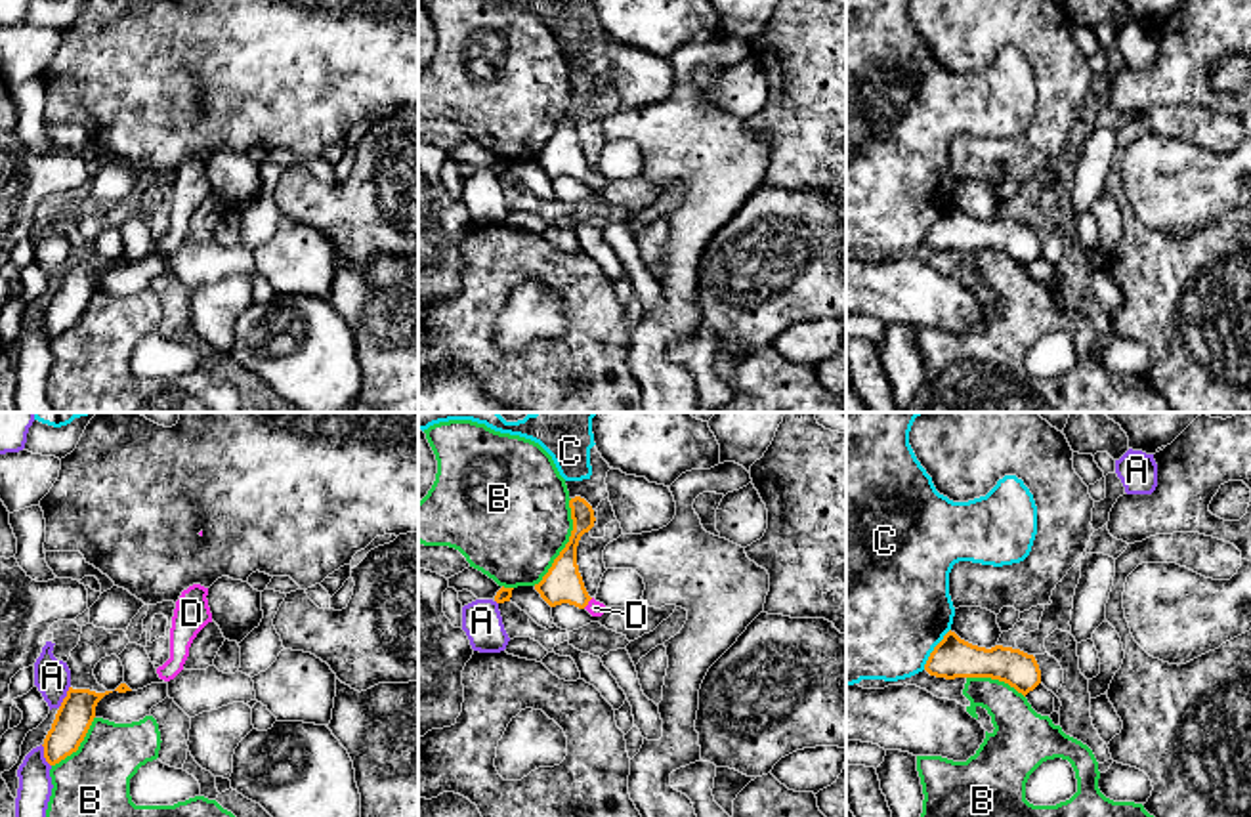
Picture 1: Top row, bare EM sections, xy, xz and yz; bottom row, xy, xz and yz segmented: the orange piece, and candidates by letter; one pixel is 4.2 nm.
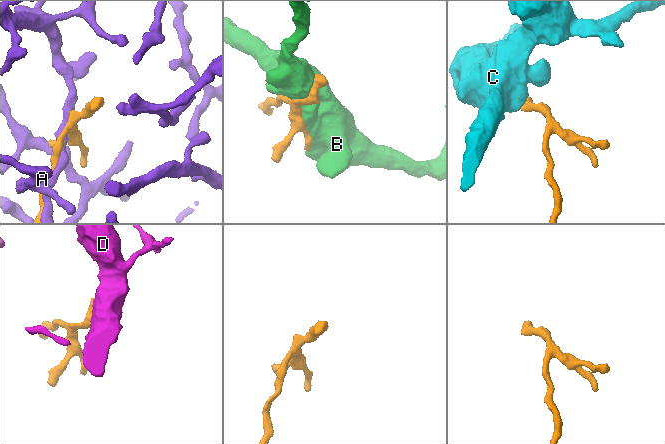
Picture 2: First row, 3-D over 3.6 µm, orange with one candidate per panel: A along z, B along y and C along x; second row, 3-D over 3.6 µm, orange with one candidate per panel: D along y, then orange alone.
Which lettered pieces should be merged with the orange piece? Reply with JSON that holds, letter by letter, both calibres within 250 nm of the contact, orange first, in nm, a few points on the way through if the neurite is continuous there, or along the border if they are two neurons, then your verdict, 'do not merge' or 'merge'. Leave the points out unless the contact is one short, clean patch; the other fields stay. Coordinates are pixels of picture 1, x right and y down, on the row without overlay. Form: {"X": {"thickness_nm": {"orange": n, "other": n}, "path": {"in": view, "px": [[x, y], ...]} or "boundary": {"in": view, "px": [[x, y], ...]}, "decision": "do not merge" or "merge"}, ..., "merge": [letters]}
{"A": {"thickness_nm": {"orange": 150, "other": 150}, "decision": "do not merge"}, "B": {"thickness_nm": {"orange": 160, "other": 480}, "decision": "do not merge"}, "C": {"thickness_nm": {"orange": 170, "other": 480}, "boundary": {"in": "yz", "px": [[950, 201], [923, 241]]}, "decision": "do not merge"}, "D": {"thickness_nm": {"orange": 160, "other": 70}, "path": {"in": "xz", "px": [[562, 155], [587, 176], [594, 180]]}, "decision": "merge"}, "merge": ["D"]}

